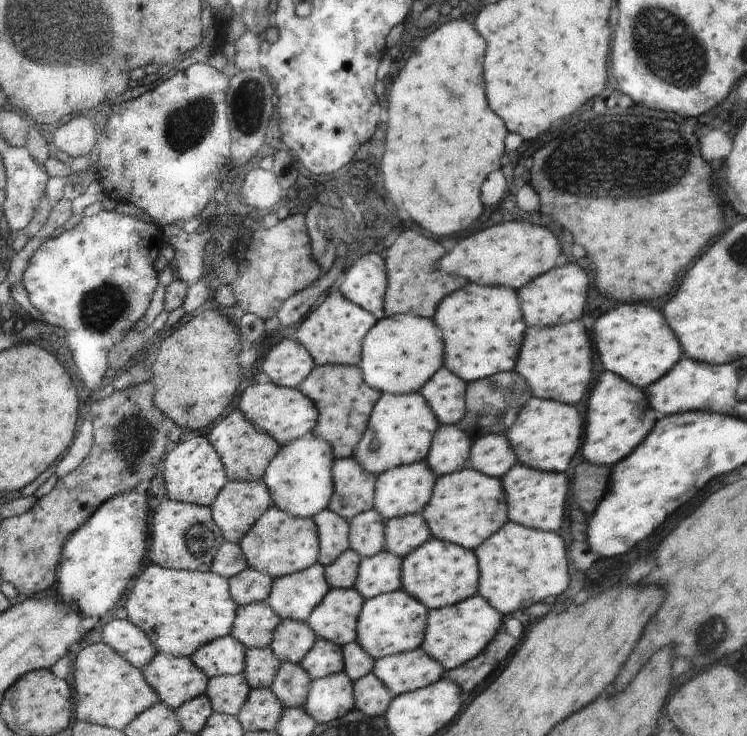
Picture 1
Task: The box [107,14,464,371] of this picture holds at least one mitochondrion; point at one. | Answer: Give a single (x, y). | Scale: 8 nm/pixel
(188, 124)

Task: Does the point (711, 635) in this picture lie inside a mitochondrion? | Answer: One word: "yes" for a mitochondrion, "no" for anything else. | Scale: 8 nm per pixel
yes

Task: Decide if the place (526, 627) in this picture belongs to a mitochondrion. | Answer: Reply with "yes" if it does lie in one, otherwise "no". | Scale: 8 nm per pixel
no

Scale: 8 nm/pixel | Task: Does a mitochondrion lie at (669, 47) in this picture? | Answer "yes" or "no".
yes

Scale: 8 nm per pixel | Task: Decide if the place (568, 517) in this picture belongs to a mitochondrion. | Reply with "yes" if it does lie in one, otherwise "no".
no

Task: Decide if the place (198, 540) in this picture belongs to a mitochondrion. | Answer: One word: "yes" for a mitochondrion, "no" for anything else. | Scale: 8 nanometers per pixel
yes

